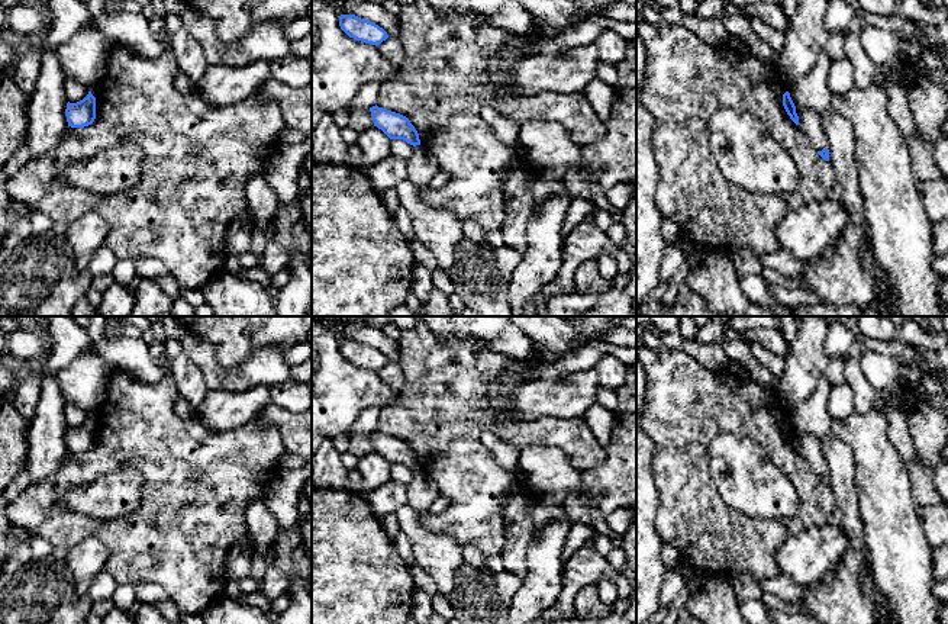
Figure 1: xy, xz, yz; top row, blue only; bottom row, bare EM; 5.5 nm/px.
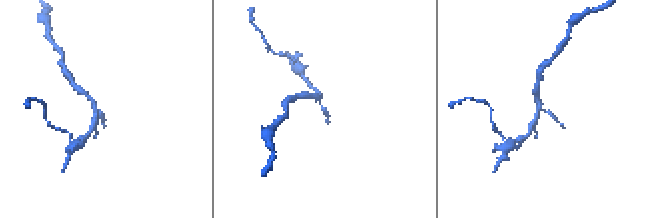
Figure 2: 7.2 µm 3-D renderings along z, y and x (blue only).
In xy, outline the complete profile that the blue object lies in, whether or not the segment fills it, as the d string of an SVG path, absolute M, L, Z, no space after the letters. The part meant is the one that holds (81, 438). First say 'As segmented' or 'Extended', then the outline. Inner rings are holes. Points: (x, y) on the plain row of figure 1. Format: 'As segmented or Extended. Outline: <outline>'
As segmented. Outline: M91 416L77 428L68 427L65 441L68 451L71 453L84 453L91 450L96 444L96 422Z

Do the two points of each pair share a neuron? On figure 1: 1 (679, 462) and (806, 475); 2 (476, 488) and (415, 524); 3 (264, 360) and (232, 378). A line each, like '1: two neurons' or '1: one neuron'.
1: one neuron
2: two neurons
3: one neuron

